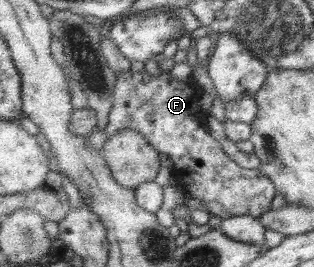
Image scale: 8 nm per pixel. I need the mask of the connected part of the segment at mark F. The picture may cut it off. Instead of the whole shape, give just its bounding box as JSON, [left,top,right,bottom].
[106,69,277,221]

